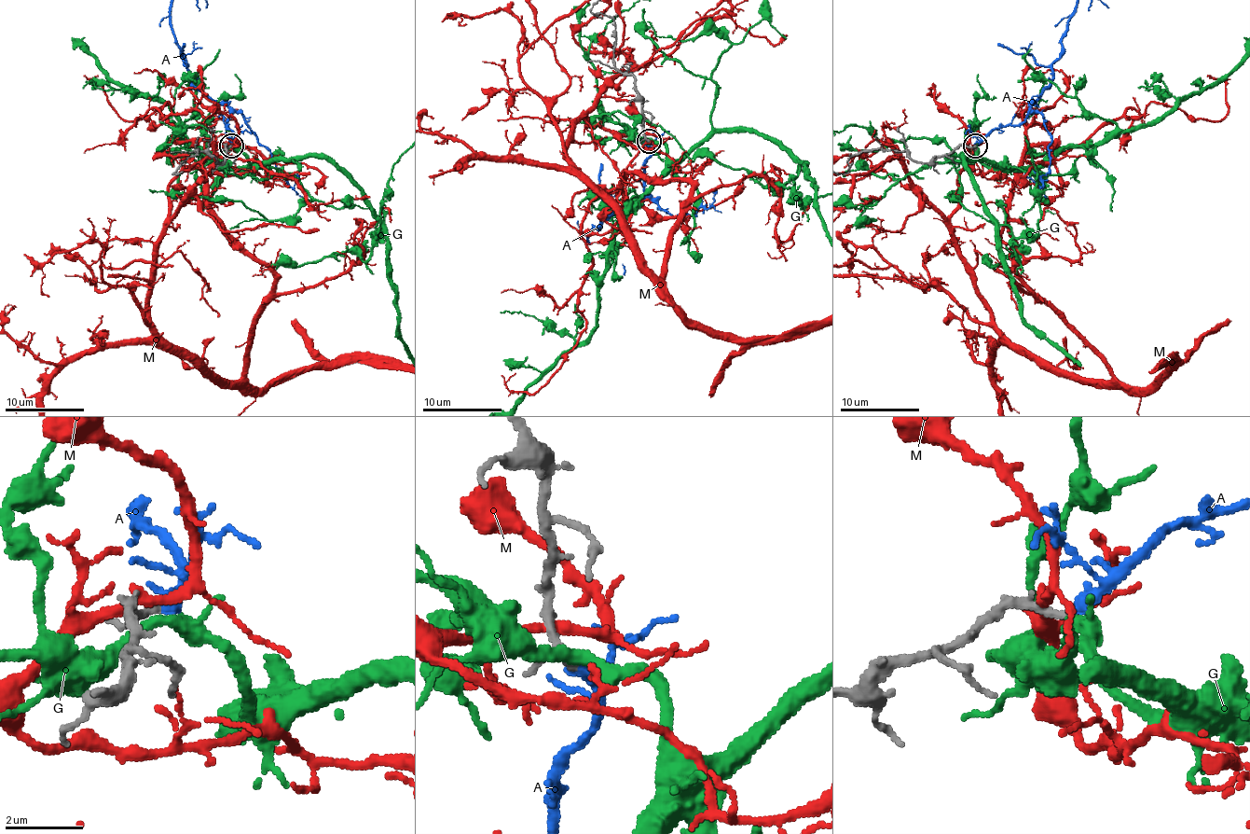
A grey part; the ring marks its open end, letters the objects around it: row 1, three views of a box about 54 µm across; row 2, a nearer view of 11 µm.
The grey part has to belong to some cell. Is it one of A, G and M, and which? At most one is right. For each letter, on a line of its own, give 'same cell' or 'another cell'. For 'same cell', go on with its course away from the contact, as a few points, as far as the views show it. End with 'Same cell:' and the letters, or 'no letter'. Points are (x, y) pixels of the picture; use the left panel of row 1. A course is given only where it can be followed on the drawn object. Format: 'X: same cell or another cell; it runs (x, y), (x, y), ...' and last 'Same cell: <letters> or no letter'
A: same cell
G: another cell
M: another cell
Same cell: A

